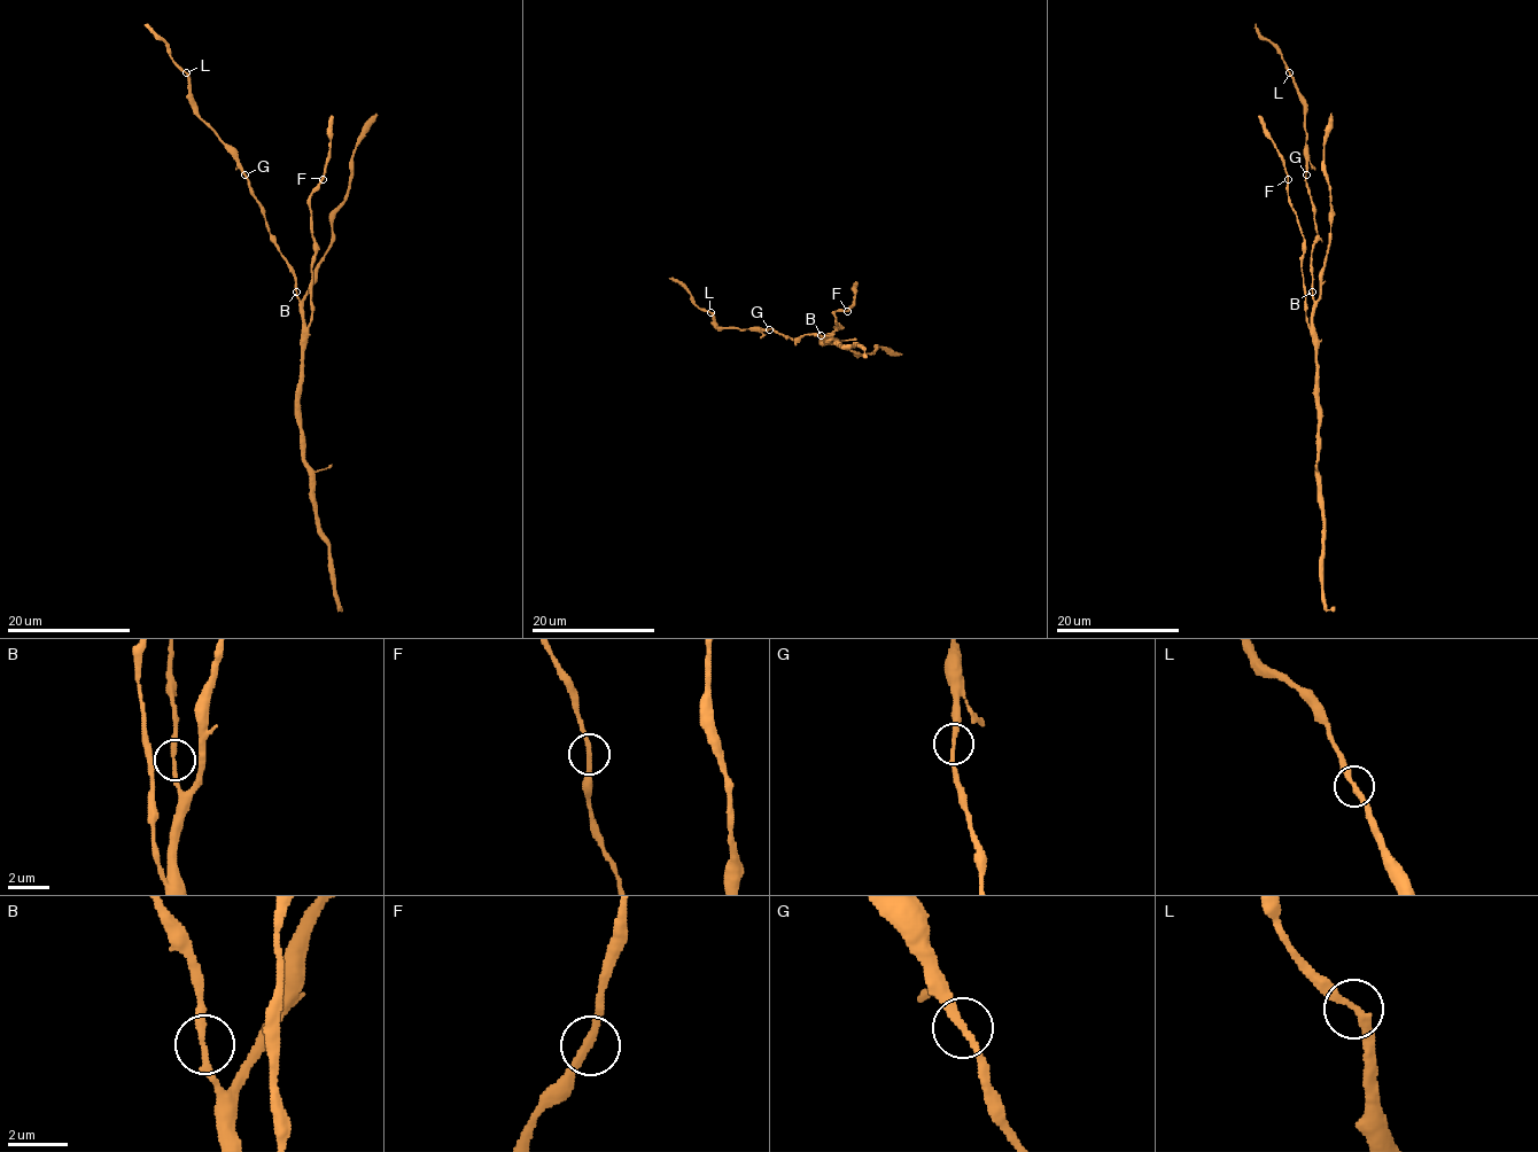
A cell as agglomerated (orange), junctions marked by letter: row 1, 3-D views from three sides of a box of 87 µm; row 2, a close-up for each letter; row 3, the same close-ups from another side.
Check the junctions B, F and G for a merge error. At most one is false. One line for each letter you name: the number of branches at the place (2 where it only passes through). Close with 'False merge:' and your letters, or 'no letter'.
False merge: no letter

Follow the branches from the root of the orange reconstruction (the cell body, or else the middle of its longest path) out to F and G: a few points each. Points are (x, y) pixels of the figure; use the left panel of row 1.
F: (295, 292), (301, 319), (308, 325), (312, 314), (312, 256), (315, 253), (310, 195), (323, 179)
G: (295, 292), (295, 273), (269, 231), (264, 208), (245, 174)

